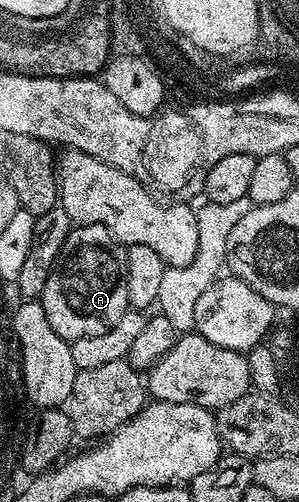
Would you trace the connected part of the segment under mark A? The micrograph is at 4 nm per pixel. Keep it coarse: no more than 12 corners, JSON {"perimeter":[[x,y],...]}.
{"perimeter":[[80,224],[41,297],[65,341],[129,310],[127,248]]}

